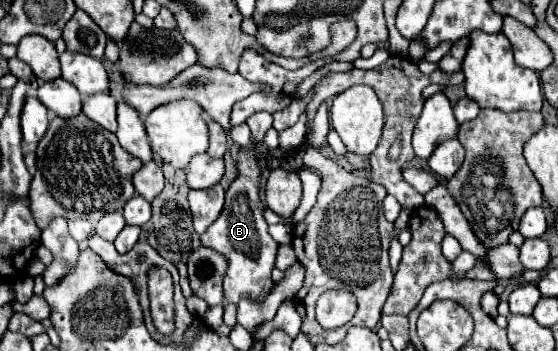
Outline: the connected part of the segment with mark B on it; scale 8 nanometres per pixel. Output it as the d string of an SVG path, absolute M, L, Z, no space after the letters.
M256 112L246 120L246 124L250 126L252 140L248 146L240 148L238 164L236 164L238 176L232 180L230 188L226 190L226 204L224 204L222 214L206 230L206 234L200 236L204 246L212 246L214 250L222 252L230 260L226 276L224 276L224 296L232 304L238 304L238 300L244 294L256 300L262 300L268 294L268 290L272 290L274 282L270 274L272 274L276 250L278 250L278 244L268 234L268 224L264 220L264 204L258 194L258 186L262 178L260 160L268 156L268 148L264 146L262 138L272 128L272 116L268 112Z

